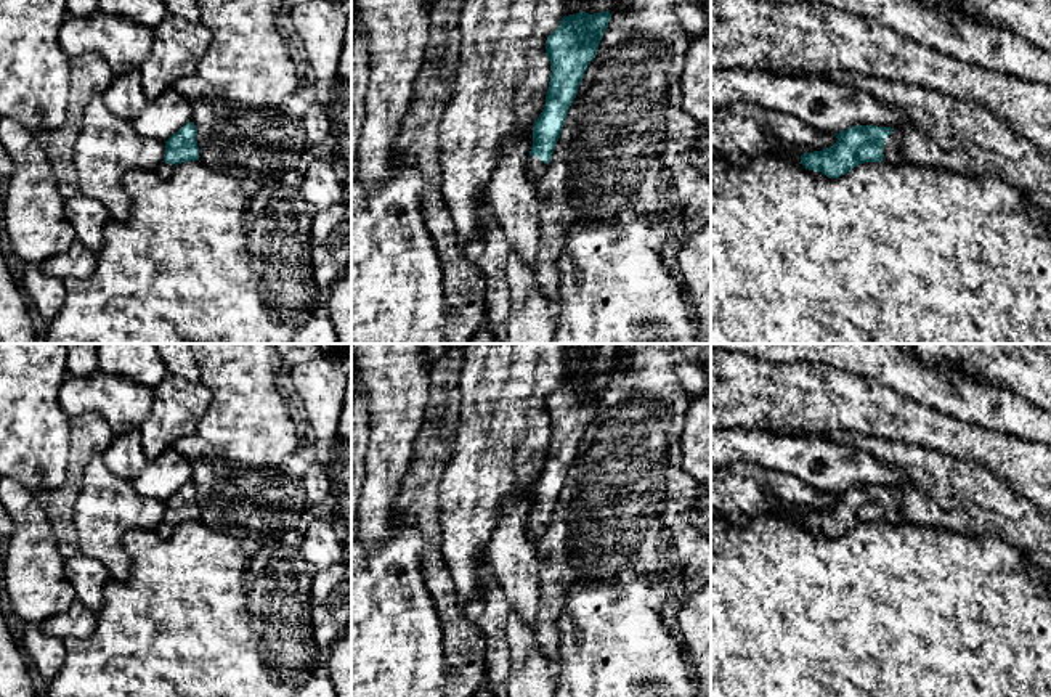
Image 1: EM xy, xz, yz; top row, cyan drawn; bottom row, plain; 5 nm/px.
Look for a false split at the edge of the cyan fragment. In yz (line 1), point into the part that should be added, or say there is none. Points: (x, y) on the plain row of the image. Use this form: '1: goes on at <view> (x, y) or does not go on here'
1: goes on at yz (892, 509)

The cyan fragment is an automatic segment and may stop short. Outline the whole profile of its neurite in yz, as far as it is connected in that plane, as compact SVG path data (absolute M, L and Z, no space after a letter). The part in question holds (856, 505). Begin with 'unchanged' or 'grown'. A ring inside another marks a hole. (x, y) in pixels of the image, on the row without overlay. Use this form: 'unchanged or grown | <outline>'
grown | M855 485L834 493L838 501L822 511L804 512L801 524L830 538L839 538L865 522L903 522L899 490L878 485Z

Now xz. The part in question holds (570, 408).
grown | M586 371L563 376L546 400L550 442L546 464L533 487L533 506L526 517L528 535L538 541L546 532L560 498L568 469L576 458L584 432L599 411L611 373Z

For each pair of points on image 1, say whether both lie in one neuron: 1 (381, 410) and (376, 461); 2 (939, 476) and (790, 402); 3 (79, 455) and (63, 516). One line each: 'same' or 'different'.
1: same
2: different
3: same

